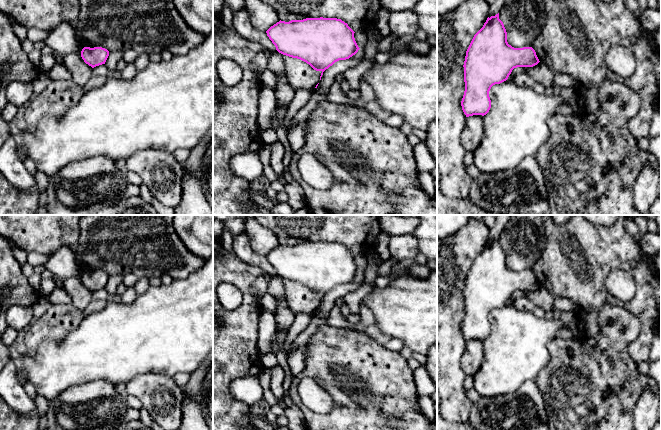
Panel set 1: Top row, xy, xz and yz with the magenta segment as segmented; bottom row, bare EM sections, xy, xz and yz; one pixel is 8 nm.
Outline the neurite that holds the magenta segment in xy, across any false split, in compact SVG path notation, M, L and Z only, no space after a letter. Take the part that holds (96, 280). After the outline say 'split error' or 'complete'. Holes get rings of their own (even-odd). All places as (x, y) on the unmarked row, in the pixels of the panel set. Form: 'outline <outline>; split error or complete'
outline M84 271L81 275L82 283L92 292L105 288L108 280L109 275L102 271Z; complete

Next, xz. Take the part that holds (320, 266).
outline M306 242L303 244L291 244L289 246L285 246L285 245L279 245L276 248L274 248L273 250L271 250L267 255L267 260L269 261L269 263L272 265L272 267L275 269L276 274L286 280L292 281L292 282L297 282L300 283L304 286L306 286L307 288L309 288L314 294L316 295L321 295L321 300L320 300L320 304L321 301L323 299L323 296L328 293L330 290L332 290L335 286L339 285L339 284L346 284L349 283L350 281L352 281L353 279L355 279L358 274L360 273L355 265L354 262L354 255L348 250L347 247L345 247L344 245L342 245L341 243L337 243L337 242Z; complete

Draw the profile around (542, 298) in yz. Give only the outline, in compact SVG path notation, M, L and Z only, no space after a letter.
M539 286L533 291L528 291L528 298L533 301L537 307L542 308L548 315L550 315L556 297L544 286Z

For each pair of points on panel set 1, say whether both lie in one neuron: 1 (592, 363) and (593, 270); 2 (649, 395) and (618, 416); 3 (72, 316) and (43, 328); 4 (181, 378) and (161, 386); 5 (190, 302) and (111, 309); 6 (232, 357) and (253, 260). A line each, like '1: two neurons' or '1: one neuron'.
1: two neurons
2: two neurons
3: one neuron
4: two neurons
5: one neuron
6: two neurons

